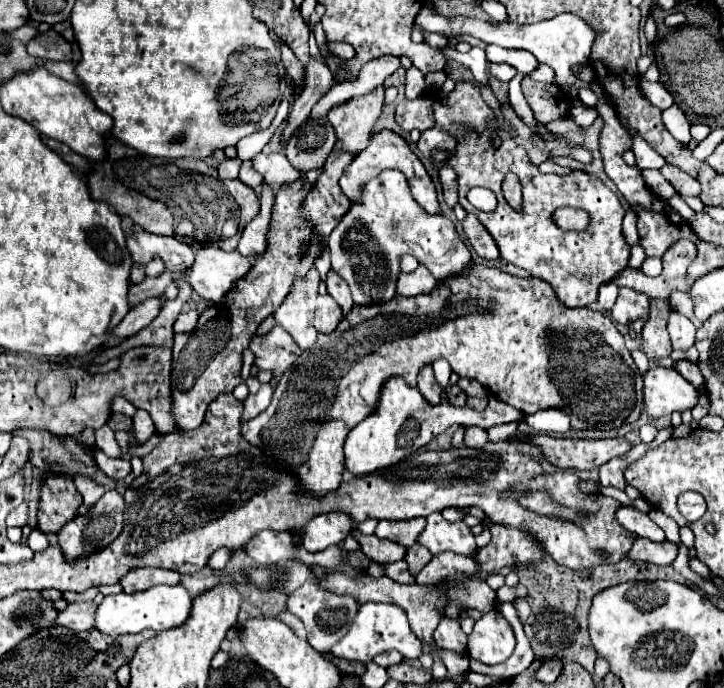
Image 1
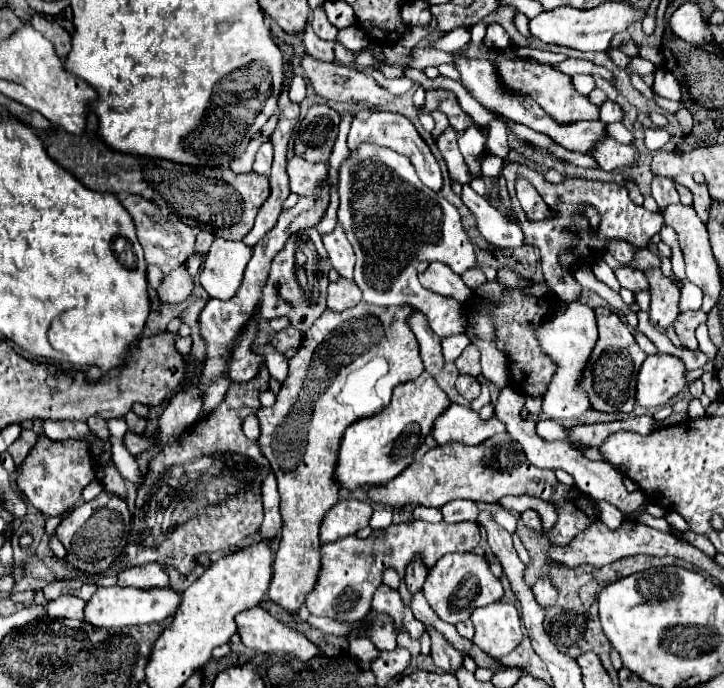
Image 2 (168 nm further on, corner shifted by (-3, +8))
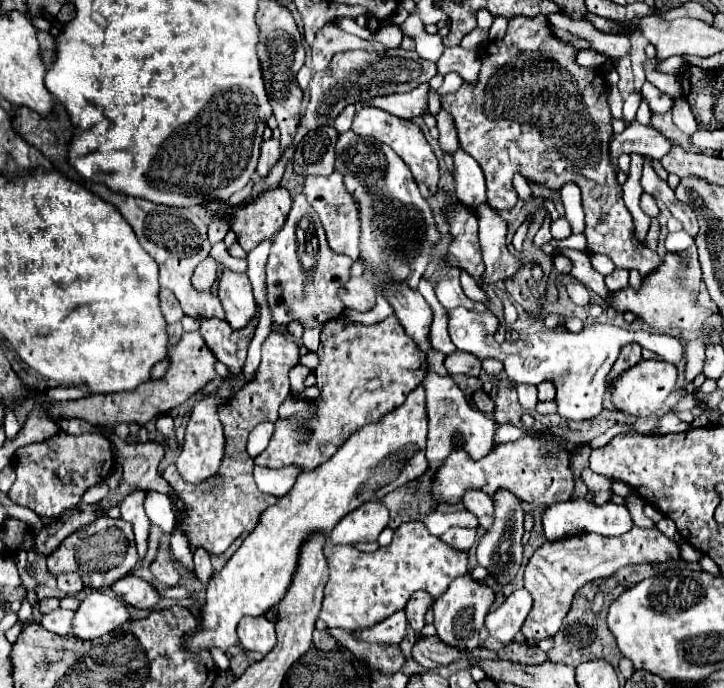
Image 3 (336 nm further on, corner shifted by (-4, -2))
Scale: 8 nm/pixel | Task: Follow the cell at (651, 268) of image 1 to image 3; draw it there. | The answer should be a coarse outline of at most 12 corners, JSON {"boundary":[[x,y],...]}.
{"boundary":[[685,230],[667,234],[667,252],[683,252],[693,238]]}

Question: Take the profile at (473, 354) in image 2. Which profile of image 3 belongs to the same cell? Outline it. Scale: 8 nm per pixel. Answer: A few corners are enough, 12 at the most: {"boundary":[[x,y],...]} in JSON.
{"boundary":[[467,352],[445,358],[449,374],[479,376],[481,360]]}

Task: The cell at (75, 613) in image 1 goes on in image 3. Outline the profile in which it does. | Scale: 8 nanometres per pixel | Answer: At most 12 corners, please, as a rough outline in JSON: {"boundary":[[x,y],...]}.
{"boundary":[[73,610],[43,614],[41,624],[55,634],[71,630]]}

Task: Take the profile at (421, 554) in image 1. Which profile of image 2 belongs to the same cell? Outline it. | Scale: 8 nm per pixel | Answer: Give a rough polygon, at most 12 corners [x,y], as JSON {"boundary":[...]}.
{"boundary":[[422,560],[410,564],[404,578],[408,592],[422,590],[428,570]]}

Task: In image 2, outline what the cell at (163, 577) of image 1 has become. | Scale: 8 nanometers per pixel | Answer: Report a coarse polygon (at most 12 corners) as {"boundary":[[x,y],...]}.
{"boundary":[[158,564],[118,574],[118,586],[166,588],[168,574]]}

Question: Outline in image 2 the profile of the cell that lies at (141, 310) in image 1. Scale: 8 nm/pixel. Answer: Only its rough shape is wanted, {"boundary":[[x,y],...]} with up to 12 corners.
{"boundary":[[188,266],[166,274],[158,296],[164,304],[184,302],[194,290]]}

